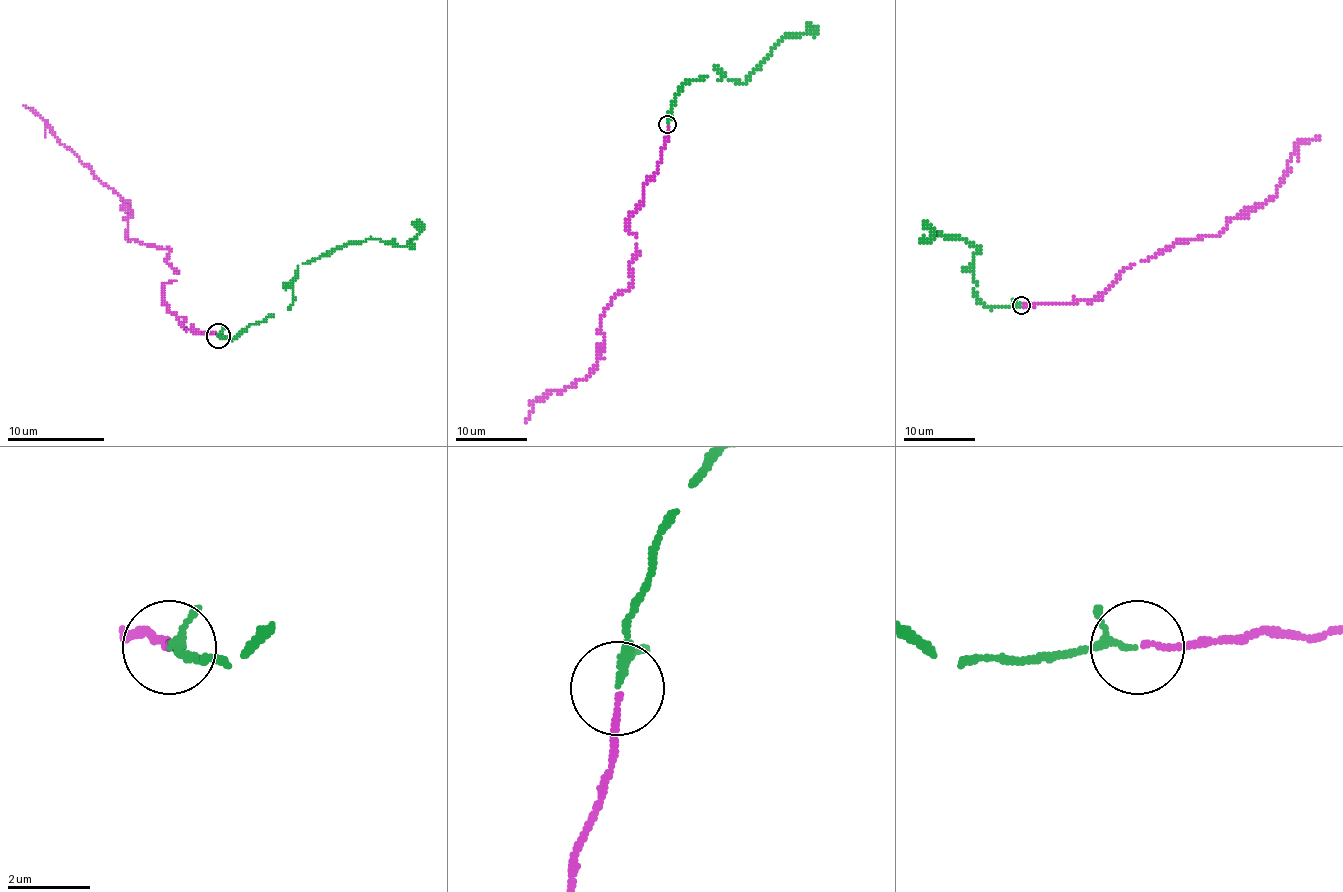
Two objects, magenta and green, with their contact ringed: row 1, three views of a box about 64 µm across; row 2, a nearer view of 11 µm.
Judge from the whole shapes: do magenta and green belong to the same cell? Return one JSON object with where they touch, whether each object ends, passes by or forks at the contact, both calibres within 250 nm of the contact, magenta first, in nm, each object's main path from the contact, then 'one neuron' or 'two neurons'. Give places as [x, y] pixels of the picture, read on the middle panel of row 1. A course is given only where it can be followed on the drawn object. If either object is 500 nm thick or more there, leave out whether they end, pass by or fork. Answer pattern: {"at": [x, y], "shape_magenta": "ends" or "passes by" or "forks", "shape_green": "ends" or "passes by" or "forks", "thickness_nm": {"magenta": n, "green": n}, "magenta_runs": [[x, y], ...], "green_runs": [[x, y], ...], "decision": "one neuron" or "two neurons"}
{"at": [667, 124], "shape_magenta": "ends", "shape_green": "passes by", "thickness_nm": {"magenta": 130, "green": 130}, "magenta_runs": [[667, 125], [658, 170], [628, 218], [637, 238], [631, 286], [601, 316], [598, 366], [537, 398], [526, 423]], "green_runs": [[667, 124], [674, 97], [690, 79], [720, 79], [722, 74], [744, 83], [783, 38], [815, 33], [813, 27]], "decision": "one neuron"}

